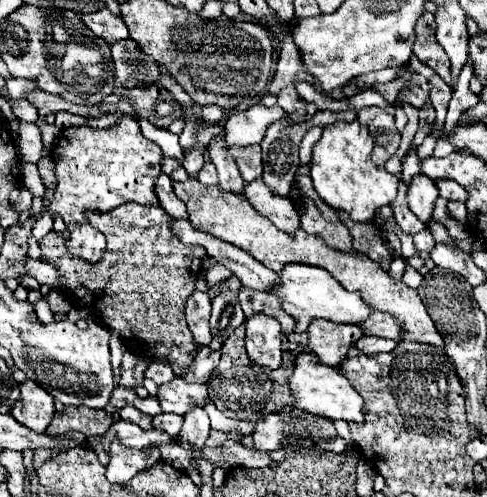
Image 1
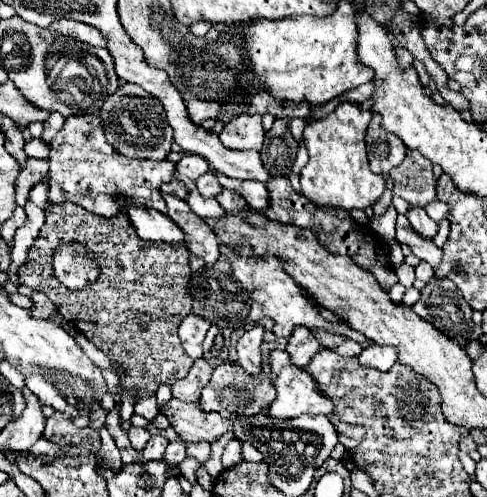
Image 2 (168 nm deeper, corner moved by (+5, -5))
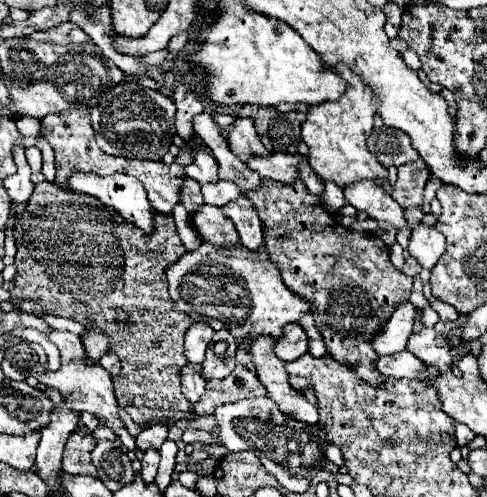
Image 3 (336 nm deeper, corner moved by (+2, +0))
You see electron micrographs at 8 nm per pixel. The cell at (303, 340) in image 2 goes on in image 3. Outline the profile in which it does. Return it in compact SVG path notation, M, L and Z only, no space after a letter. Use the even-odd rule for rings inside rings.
M297 322L285 324L283 336L273 344L273 354L283 362L293 362L299 356L307 354L307 334L303 328L299 328Z

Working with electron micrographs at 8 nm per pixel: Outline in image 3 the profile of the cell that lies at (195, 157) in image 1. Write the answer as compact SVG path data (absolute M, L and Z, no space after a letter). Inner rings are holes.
M197 152L195 162L187 166L187 176L197 180L199 184L209 184L209 182L219 182L217 178L217 162L211 154L207 152Z

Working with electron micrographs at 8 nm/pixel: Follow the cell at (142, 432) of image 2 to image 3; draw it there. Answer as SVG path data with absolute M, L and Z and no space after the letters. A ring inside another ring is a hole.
M149 426L149 428L145 428L145 430L141 430L139 432L139 436L137 436L137 446L139 446L139 450L149 450L149 448L155 448L155 450L159 450L161 448L161 444L167 440L167 426Z

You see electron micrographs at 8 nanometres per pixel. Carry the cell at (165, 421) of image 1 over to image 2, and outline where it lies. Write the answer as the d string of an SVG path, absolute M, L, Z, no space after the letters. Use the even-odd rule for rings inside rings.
M154 433L150 437L150 441L146 443L146 447L142 449L142 455L138 457L140 463L148 463L148 461L160 461L164 457L164 449L168 445L168 439L160 433Z

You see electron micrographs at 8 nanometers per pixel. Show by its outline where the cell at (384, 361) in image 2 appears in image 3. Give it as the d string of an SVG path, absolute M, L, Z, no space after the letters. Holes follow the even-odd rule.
M409 350L395 352L391 356L381 356L377 368L387 378L409 378L409 380L431 380L439 376L435 366L427 366Z

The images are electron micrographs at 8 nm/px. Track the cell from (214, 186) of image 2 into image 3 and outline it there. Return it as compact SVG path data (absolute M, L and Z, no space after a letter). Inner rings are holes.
M221 180L219 184L205 184L201 192L205 204L213 204L213 206L225 206L229 202L235 202L241 196L241 188L229 180Z

